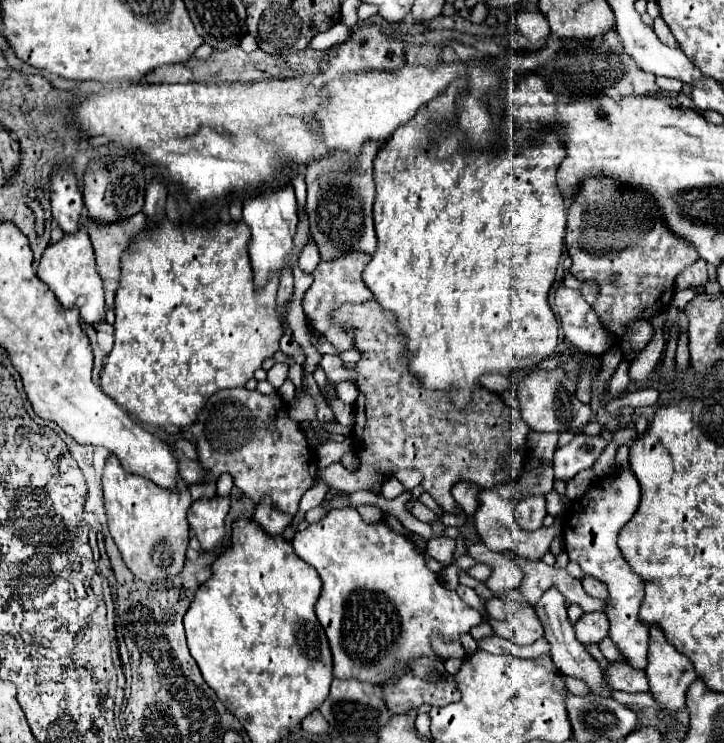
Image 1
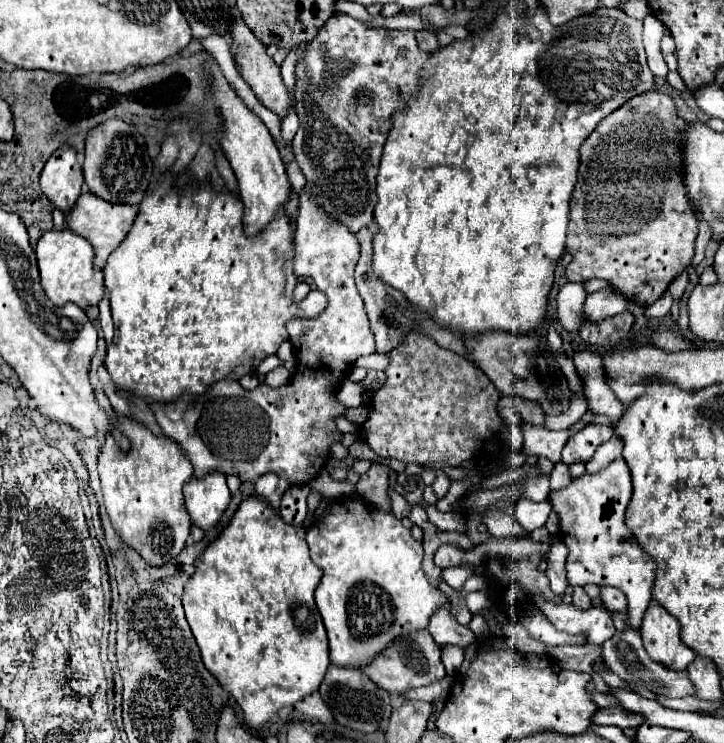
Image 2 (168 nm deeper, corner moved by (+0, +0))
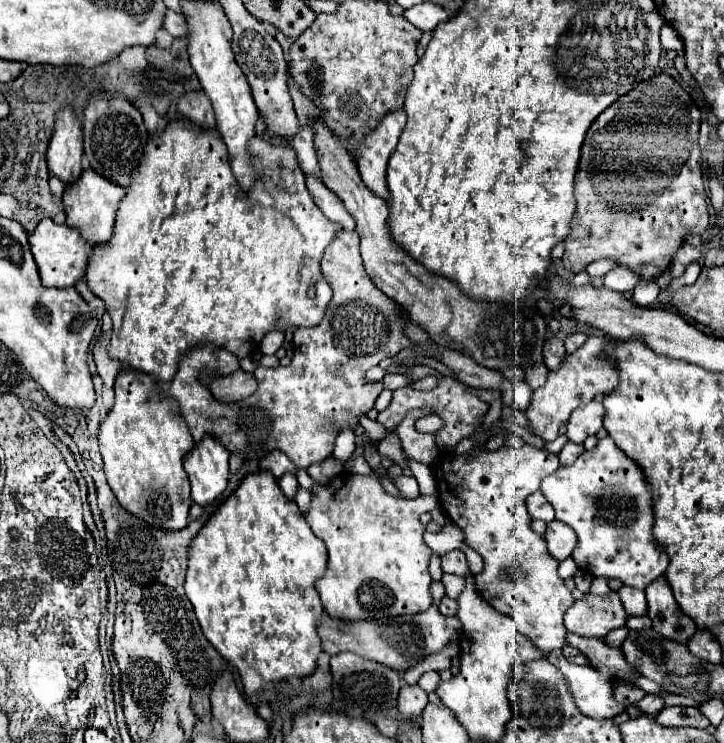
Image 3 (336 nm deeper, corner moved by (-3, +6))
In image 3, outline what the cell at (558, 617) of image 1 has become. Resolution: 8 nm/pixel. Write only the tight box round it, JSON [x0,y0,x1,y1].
[544,519,576,561]

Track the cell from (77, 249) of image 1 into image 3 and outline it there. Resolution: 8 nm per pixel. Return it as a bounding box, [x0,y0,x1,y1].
[28,219,88,289]

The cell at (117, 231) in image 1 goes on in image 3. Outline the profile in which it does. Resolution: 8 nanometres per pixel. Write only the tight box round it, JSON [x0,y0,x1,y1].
[64,169,124,243]

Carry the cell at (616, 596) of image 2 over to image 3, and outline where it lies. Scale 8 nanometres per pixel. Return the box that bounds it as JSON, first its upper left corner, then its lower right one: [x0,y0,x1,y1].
[618,587,648,615]

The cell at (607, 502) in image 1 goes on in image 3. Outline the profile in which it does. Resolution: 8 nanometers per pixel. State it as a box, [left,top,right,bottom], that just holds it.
[540,437,670,589]

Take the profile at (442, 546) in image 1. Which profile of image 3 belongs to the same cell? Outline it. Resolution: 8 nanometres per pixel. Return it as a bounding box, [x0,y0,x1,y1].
[442,549,470,577]

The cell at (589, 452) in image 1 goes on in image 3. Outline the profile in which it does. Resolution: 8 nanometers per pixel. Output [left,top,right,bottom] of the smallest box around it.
[566,401,604,443]

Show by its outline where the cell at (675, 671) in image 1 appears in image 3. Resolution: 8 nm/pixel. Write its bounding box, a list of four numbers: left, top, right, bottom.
[646,575,696,643]

